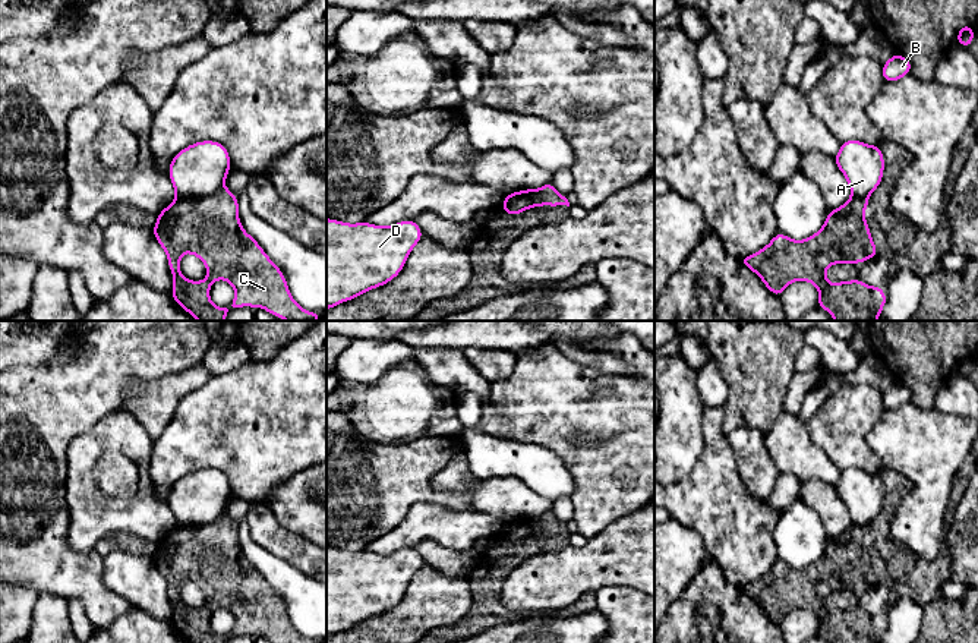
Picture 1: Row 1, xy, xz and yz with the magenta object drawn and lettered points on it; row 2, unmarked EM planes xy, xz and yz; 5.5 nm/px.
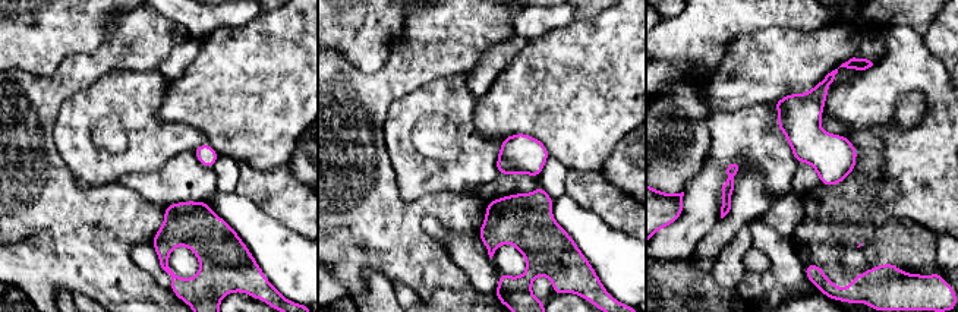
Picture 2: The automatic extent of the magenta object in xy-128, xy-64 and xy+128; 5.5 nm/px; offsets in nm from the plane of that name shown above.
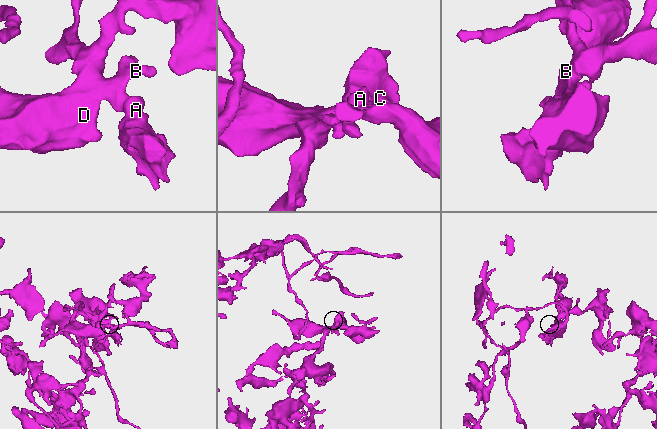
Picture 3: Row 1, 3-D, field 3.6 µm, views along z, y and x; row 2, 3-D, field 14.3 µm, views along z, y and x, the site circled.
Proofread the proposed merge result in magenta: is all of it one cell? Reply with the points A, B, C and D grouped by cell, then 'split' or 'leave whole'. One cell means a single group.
A B D / C; split

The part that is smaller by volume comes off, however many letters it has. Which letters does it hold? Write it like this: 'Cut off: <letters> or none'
Cut off: C

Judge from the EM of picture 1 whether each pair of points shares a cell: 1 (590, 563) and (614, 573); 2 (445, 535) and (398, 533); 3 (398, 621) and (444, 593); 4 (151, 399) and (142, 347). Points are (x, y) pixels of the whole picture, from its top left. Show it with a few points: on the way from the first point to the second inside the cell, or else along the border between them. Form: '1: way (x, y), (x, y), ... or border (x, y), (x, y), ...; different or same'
1: way (596, 563), (603, 563), (608, 567); same
2: way (434, 532), (410, 532); same
3: way (410, 620), (432, 599); same
4: border (182, 372), (142, 384), (135, 383), (123, 404); different

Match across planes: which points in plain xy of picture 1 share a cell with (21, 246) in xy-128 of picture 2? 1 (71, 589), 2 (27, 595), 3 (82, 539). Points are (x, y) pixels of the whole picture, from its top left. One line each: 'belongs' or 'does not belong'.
1: belongs
2: does not belong
3: does not belong

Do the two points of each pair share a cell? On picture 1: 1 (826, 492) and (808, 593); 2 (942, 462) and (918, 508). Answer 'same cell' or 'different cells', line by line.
1: different cells
2: same cell

